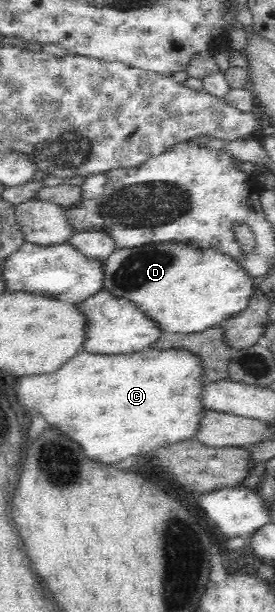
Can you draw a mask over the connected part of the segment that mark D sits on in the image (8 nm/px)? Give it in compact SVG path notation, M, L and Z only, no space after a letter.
M165 241L116 249L105 260L105 285L117 297L134 301L163 332L201 333L243 311L257 291L253 276L216 247Z

